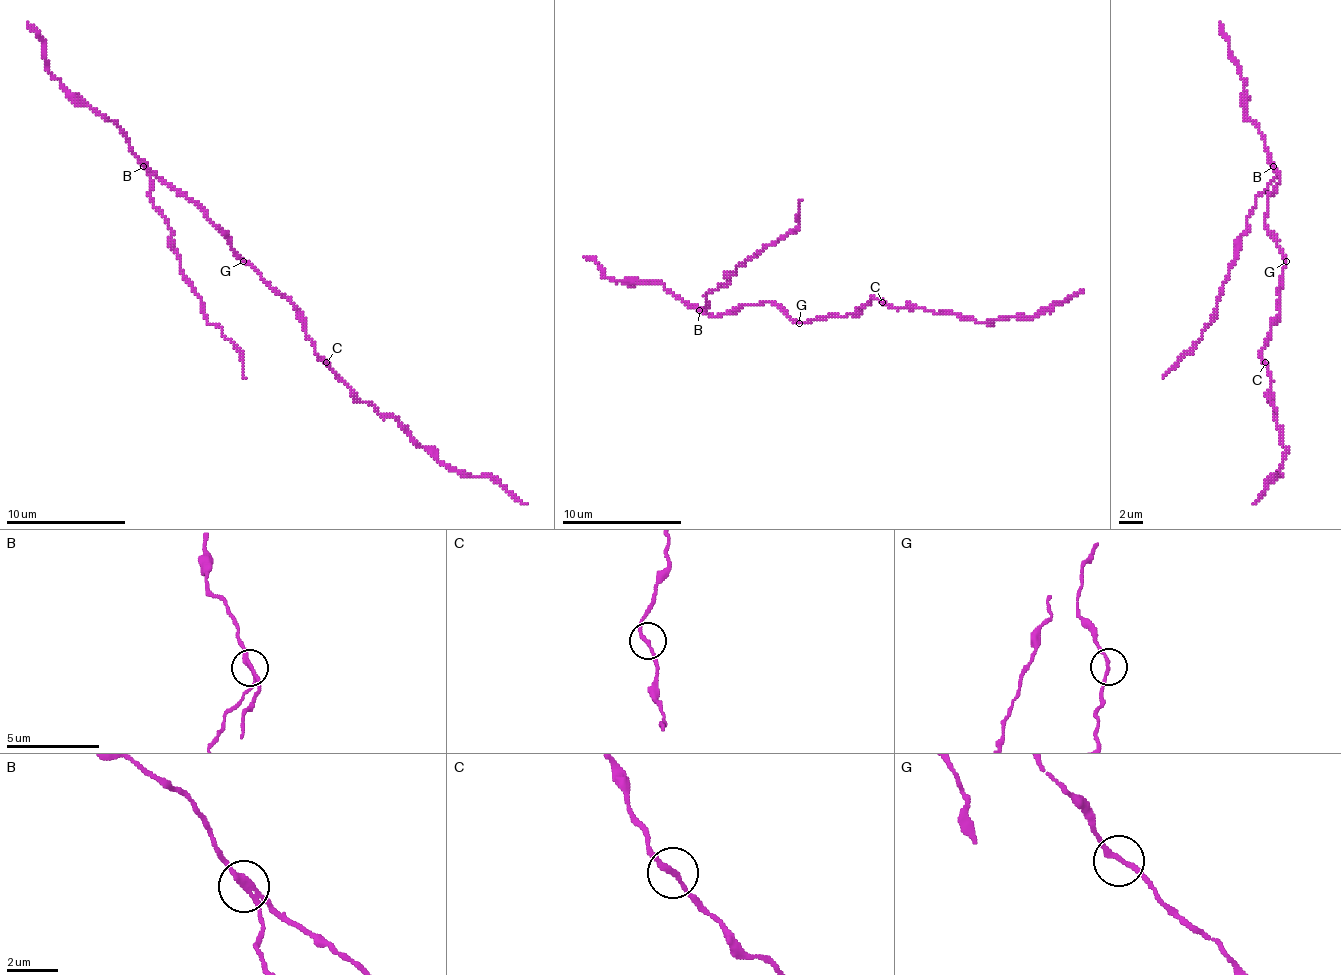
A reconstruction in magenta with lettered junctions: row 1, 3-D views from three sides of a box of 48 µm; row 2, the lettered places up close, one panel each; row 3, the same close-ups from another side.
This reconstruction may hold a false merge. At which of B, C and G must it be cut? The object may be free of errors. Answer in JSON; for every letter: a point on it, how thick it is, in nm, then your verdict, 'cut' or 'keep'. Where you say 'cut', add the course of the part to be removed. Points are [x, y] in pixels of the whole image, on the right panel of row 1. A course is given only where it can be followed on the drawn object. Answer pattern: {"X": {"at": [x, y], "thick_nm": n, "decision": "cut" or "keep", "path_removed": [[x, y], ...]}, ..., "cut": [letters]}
{"B": {"at": [1273, 166], "thick_nm": 180, "decision": "cut", "path_removed": [[1274, 166], [1274, 180], [1256, 198], [1214, 318], [1163, 378]]}, "C": {"at": [1265, 362], "thick_nm": 180, "decision": "keep"}, "G": {"at": [1286, 261], "thick_nm": 180, "decision": "keep"}, "cut": ["B"]}

